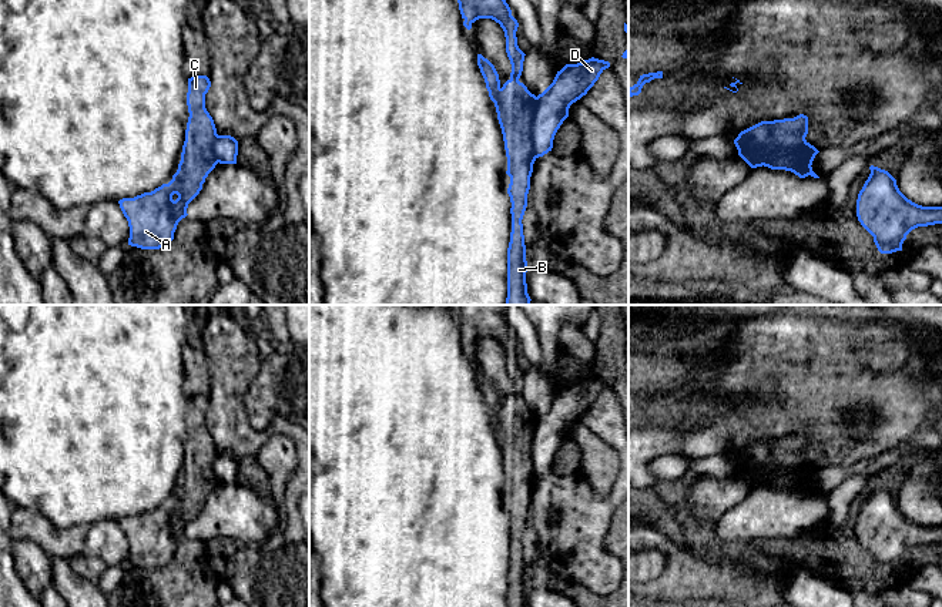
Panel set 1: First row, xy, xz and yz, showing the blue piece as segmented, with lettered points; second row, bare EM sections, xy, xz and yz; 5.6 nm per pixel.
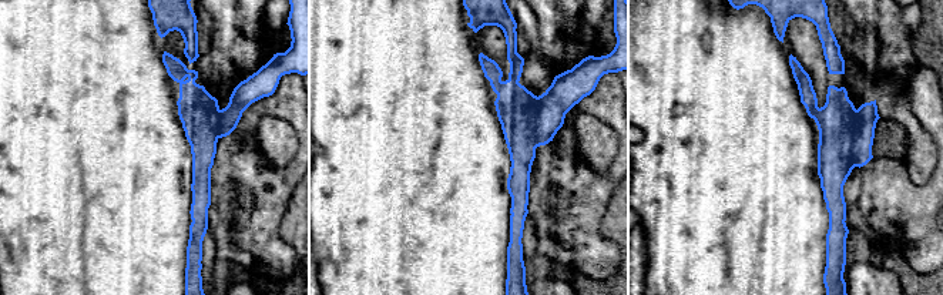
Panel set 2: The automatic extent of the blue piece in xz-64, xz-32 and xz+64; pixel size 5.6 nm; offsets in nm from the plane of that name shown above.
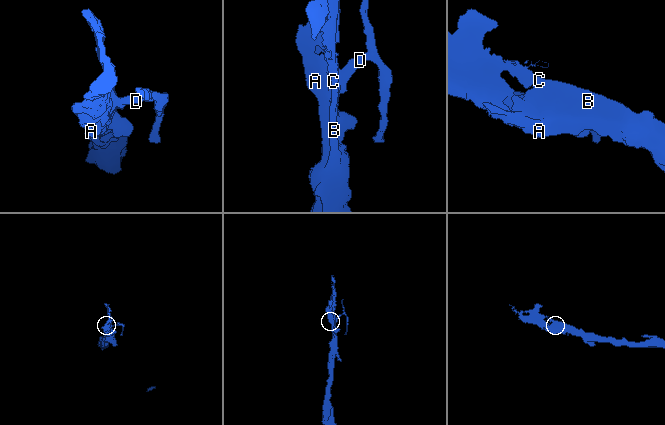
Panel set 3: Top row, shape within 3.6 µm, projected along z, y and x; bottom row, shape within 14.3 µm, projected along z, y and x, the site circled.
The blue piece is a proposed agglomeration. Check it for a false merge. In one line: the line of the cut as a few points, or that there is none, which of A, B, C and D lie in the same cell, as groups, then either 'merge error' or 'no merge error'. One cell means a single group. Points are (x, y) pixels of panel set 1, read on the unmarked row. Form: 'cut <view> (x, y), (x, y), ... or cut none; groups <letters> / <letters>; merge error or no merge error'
cut xz (537, 416), (533, 435), (535, 476); groups A B C / D; merge error

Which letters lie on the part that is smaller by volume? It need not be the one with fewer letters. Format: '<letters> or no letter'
D

